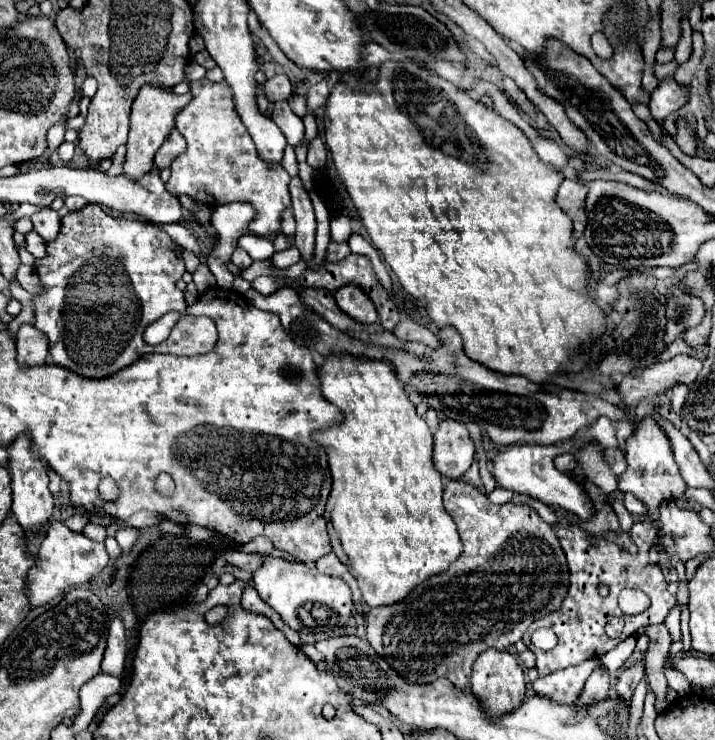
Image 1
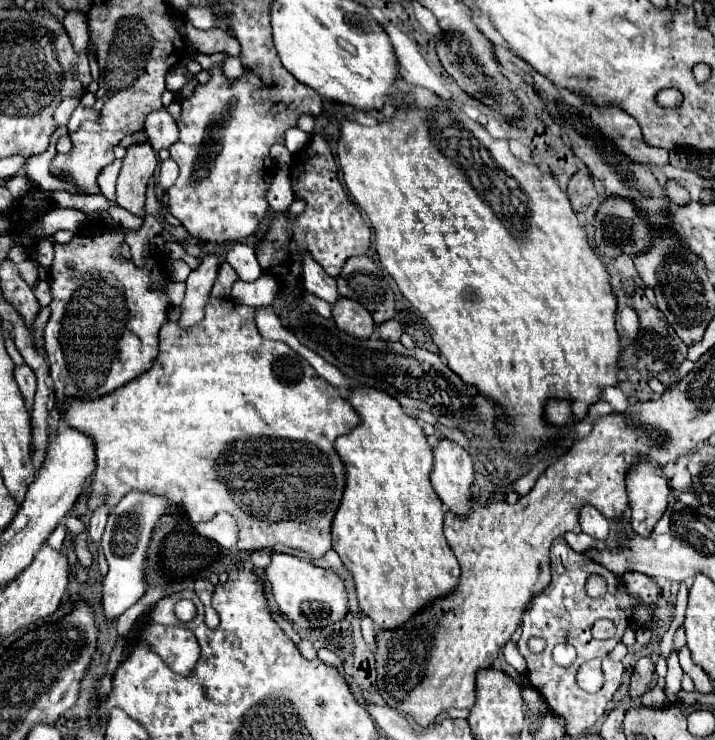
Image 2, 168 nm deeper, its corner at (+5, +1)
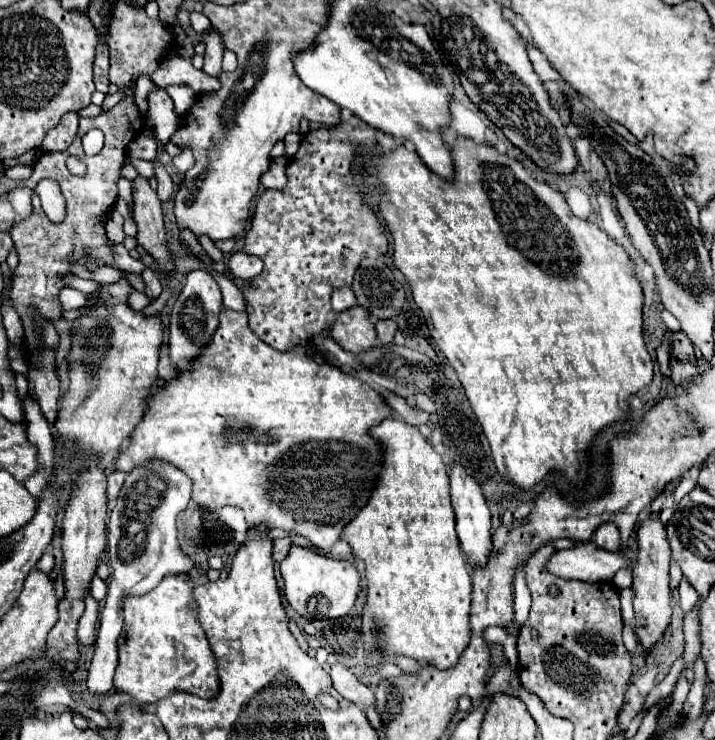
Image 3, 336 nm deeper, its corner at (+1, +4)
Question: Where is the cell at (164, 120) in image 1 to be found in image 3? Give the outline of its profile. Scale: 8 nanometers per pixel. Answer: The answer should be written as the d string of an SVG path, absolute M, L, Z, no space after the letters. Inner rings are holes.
M137 176L133 180L133 220L137 222L137 242L143 246L163 268L165 274L173 270L171 250L167 248L161 202L155 190L149 186L147 178Z

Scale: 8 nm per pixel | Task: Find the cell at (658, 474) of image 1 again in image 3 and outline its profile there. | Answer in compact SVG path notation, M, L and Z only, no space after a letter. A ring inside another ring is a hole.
M649 514L647 520L643 520L641 526L637 528L637 542L639 542L639 558L637 558L637 566L633 568L633 586L631 586L631 590L635 592L633 598L635 624L637 624L639 642L645 648L653 648L661 640L671 620L671 588L669 588L671 554L665 536L665 524L659 518L653 518Z

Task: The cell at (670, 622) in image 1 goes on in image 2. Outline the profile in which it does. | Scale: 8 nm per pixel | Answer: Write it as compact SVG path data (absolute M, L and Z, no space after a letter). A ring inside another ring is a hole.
M671 653L671 657L667 659L667 677L665 677L665 681L667 681L665 695L671 703L675 703L675 695L681 689L681 679L683 679L683 669L679 665L677 653Z

